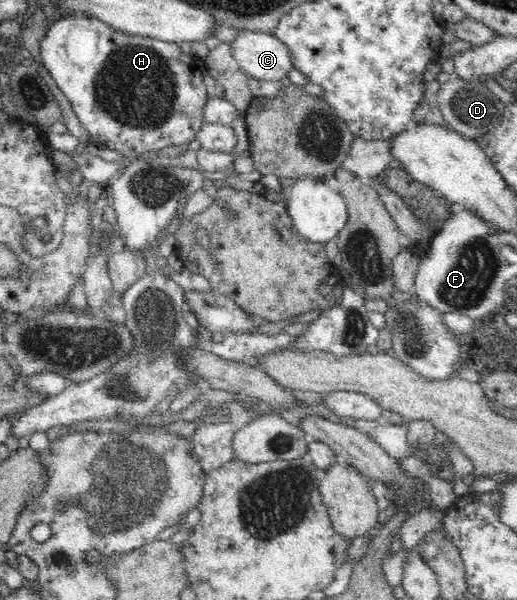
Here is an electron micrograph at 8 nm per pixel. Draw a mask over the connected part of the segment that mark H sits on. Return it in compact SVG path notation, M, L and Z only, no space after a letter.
M72 16L50 26L40 44L40 56L56 86L68 98L78 120L86 128L93 145L118 150L131 161L144 152L190 143L203 124L203 110L208 100L206 87L195 82L194 70L186 47L139 35L116 31L96 17Z

